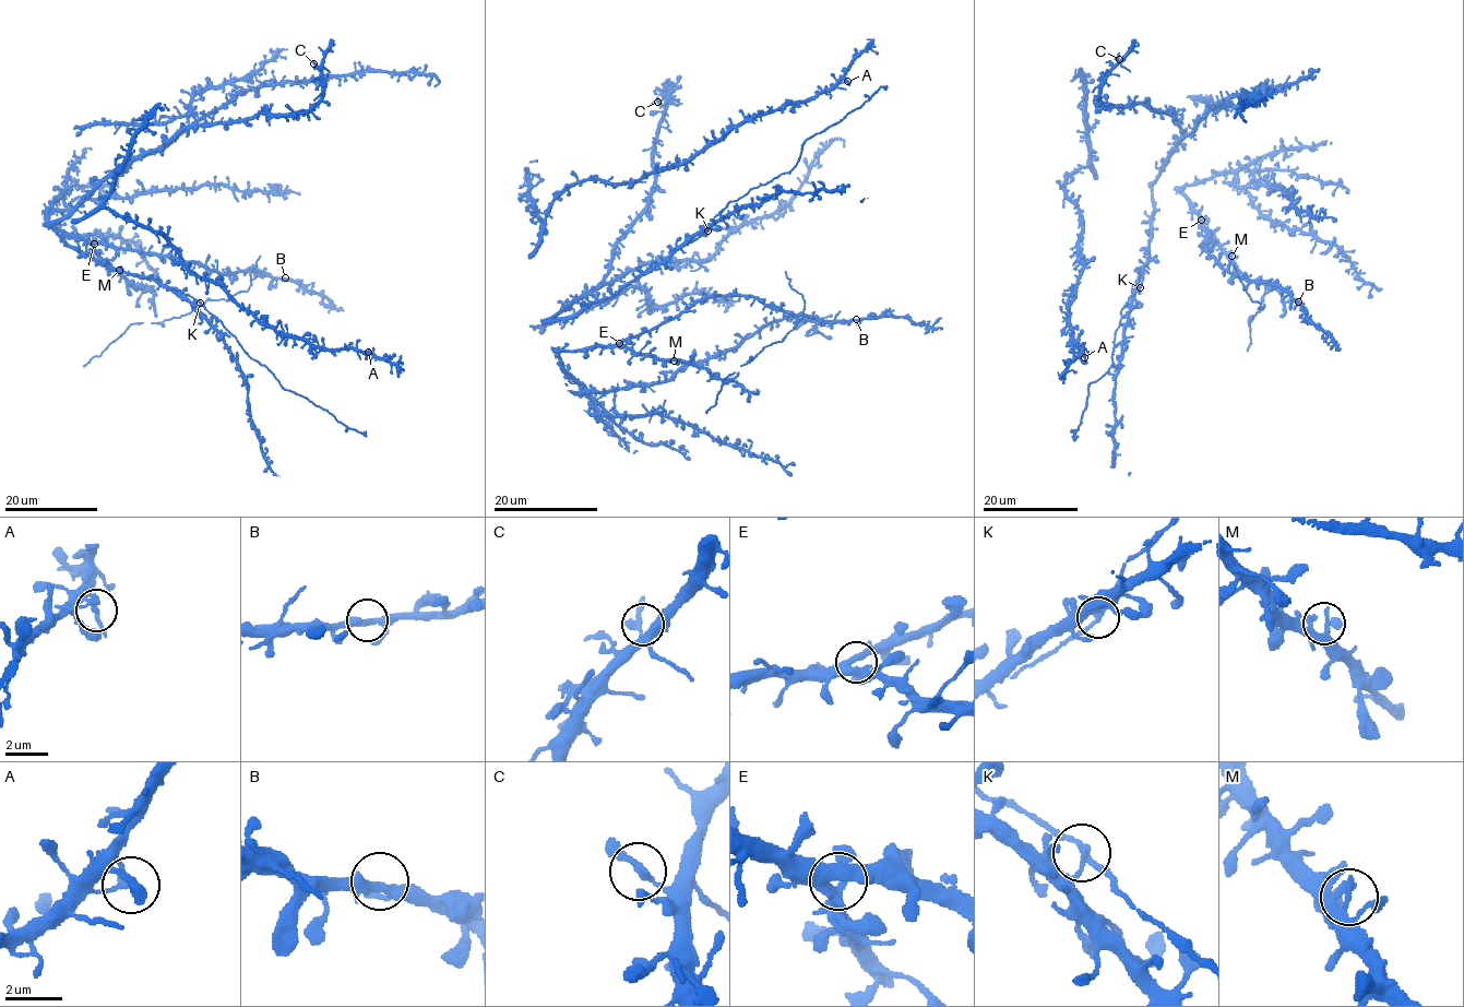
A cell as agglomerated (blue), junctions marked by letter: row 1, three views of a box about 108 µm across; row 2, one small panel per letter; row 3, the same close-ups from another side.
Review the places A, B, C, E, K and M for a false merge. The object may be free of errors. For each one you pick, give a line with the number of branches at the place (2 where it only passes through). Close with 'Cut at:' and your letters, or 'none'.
K: 3 branches meet
Cut at: K

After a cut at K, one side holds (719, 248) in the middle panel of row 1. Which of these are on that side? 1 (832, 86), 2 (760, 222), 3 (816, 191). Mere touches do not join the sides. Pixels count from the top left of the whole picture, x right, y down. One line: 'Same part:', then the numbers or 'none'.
Same part: 1, 2, 3

